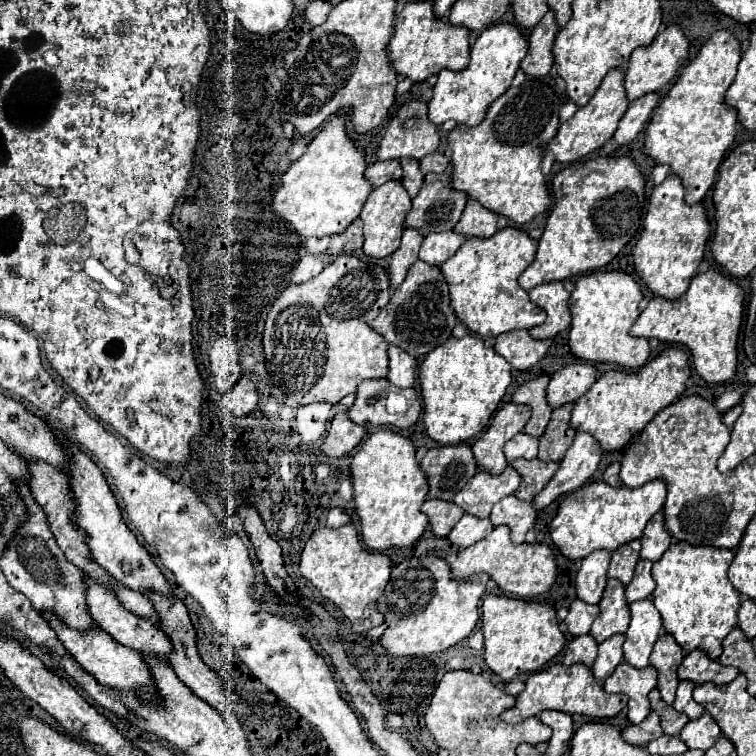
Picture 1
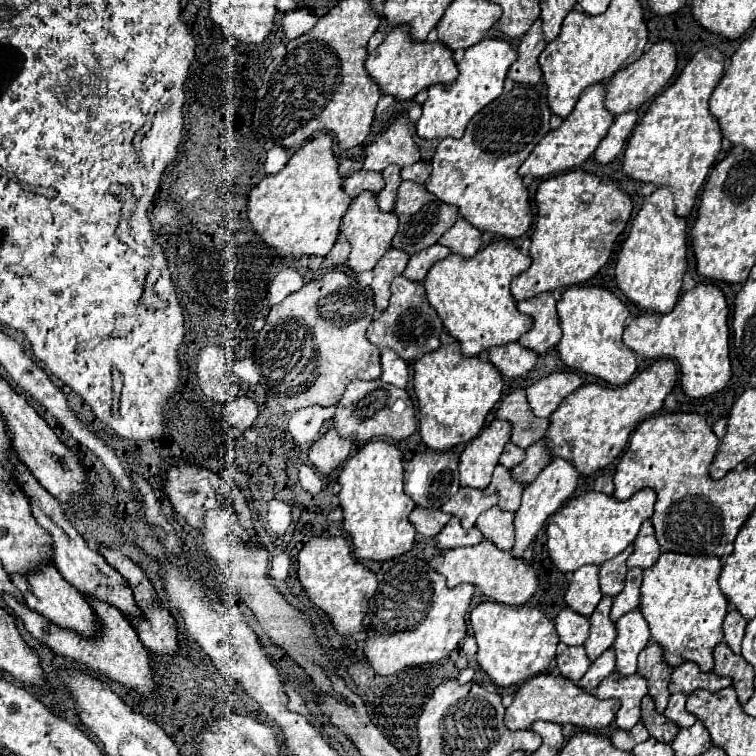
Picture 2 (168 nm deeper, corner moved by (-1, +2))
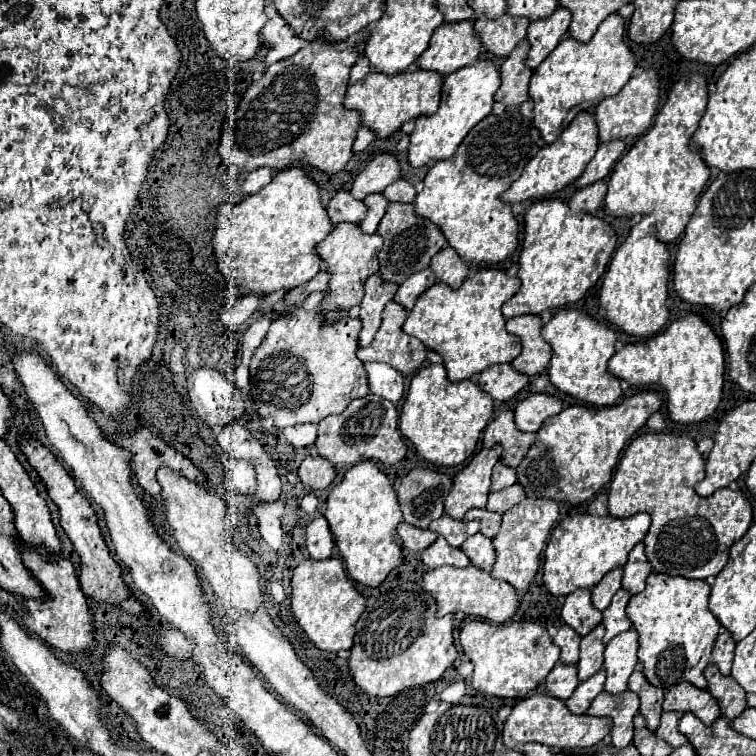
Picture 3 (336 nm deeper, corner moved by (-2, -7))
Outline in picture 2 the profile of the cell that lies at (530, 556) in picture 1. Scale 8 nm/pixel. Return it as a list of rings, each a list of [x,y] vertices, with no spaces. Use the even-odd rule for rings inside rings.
[[[481,541],[475,547],[457,547],[457,549],[445,551],[443,563],[437,567],[437,571],[445,575],[447,587],[453,589],[461,583],[469,583],[481,595],[491,597],[491,601],[503,603],[503,605],[523,605],[539,587],[537,573],[527,561],[513,559],[509,551],[501,551],[489,541]]]

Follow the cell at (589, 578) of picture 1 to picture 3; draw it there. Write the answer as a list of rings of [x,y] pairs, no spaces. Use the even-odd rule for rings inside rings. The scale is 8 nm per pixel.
[[[580,588],[566,596],[562,606],[562,620],[580,636],[586,636],[594,626],[602,622],[602,612],[592,606],[590,588]]]

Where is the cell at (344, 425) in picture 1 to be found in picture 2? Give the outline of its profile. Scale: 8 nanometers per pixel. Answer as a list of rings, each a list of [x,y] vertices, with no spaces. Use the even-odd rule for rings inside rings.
[[[329,429],[309,447],[307,457],[317,471],[327,475],[347,459],[349,451],[351,451],[351,441],[345,441],[343,437],[337,435],[335,429]]]

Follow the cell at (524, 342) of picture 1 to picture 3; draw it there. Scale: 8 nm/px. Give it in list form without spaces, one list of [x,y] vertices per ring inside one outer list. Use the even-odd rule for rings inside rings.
[[[496,364],[496,366],[488,366],[480,374],[478,384],[494,400],[510,400],[514,394],[518,394],[528,384],[528,380],[530,378],[526,374],[522,374],[522,372],[518,372],[514,366]]]

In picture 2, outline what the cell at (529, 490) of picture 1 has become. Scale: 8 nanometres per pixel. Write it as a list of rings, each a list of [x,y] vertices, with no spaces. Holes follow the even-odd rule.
[[[497,465],[491,477],[491,483],[485,487],[485,493],[497,493],[499,501],[497,507],[503,511],[517,511],[519,509],[519,501],[521,501],[521,493],[523,493],[523,485],[511,479],[511,471]]]

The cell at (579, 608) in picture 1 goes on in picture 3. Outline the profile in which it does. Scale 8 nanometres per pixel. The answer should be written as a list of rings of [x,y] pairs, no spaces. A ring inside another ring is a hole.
[[[566,624],[558,630],[558,634],[554,636],[554,644],[560,646],[562,656],[560,660],[564,664],[576,664],[578,662],[578,648],[580,648],[580,640],[582,636],[576,634],[572,628],[568,628]]]

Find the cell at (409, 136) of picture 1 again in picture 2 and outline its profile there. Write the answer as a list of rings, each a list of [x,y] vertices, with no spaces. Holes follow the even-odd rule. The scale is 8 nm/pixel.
[[[399,117],[375,143],[367,147],[363,171],[383,171],[387,165],[399,165],[401,169],[419,161],[421,153],[413,143],[415,125],[409,117]]]

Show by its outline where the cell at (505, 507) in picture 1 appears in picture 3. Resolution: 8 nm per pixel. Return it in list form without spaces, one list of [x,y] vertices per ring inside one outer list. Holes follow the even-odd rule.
[[[476,532],[460,548],[468,554],[468,558],[472,560],[474,566],[478,566],[482,570],[492,570],[492,566],[496,562],[496,548],[494,548],[492,538],[484,536],[482,532]]]

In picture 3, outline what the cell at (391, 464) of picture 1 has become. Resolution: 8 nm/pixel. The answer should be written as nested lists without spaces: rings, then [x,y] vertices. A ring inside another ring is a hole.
[[[362,460],[344,474],[342,482],[332,488],[326,500],[324,516],[352,580],[366,586],[378,586],[402,564],[402,546],[396,542],[396,526],[402,522],[402,510],[390,478],[376,466],[374,460]]]

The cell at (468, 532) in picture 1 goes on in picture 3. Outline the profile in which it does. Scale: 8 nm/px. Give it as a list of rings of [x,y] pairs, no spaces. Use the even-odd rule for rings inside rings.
[[[438,538],[430,548],[426,548],[422,552],[422,562],[428,568],[438,568],[438,566],[444,566],[444,564],[464,568],[464,566],[470,564],[470,558],[464,554],[464,550],[450,546],[446,538]]]

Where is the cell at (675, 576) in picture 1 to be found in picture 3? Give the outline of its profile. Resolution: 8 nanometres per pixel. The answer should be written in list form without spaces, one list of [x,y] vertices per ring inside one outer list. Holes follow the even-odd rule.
[[[652,572],[644,592],[630,598],[626,612],[640,634],[638,660],[644,666],[642,672],[648,682],[654,682],[654,686],[670,690],[686,680],[698,688],[706,688],[704,668],[712,660],[712,646],[722,628],[708,608],[708,598],[710,584],[706,580],[688,580],[684,576],[666,576],[660,572]]]

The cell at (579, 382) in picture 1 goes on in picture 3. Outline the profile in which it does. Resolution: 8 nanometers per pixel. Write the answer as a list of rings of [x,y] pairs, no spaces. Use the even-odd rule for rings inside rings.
[[[532,394],[522,400],[514,410],[514,420],[520,430],[538,432],[542,422],[564,408],[564,402],[558,396],[550,394]]]

